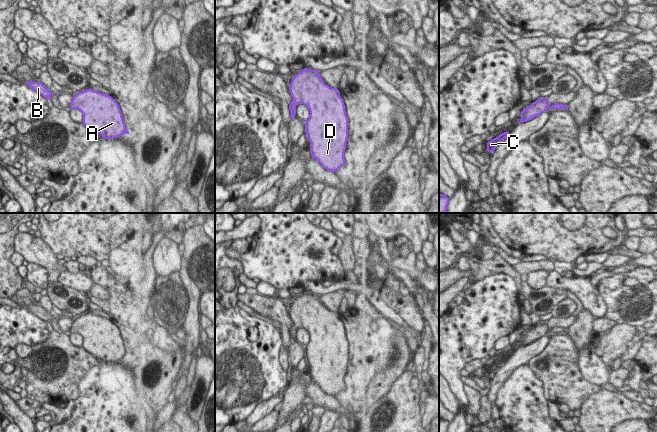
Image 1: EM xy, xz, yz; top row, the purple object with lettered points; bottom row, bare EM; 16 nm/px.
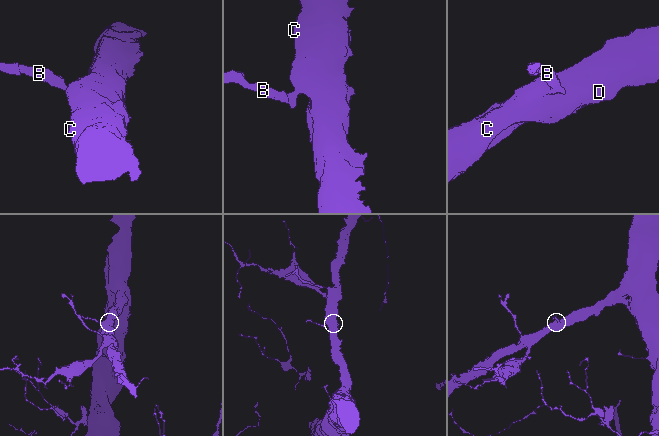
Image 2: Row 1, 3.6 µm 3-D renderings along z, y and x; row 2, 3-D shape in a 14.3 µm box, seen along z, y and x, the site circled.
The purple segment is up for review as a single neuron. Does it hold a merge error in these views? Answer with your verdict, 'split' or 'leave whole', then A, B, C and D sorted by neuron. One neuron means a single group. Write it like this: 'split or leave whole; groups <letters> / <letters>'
leave whole; groups A B C D

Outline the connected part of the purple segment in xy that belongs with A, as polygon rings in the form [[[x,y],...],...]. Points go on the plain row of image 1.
[[[89,312],[77,316],[69,332],[80,334],[83,349],[95,358],[100,358],[103,363],[115,363],[130,358],[117,325],[110,319]]]

